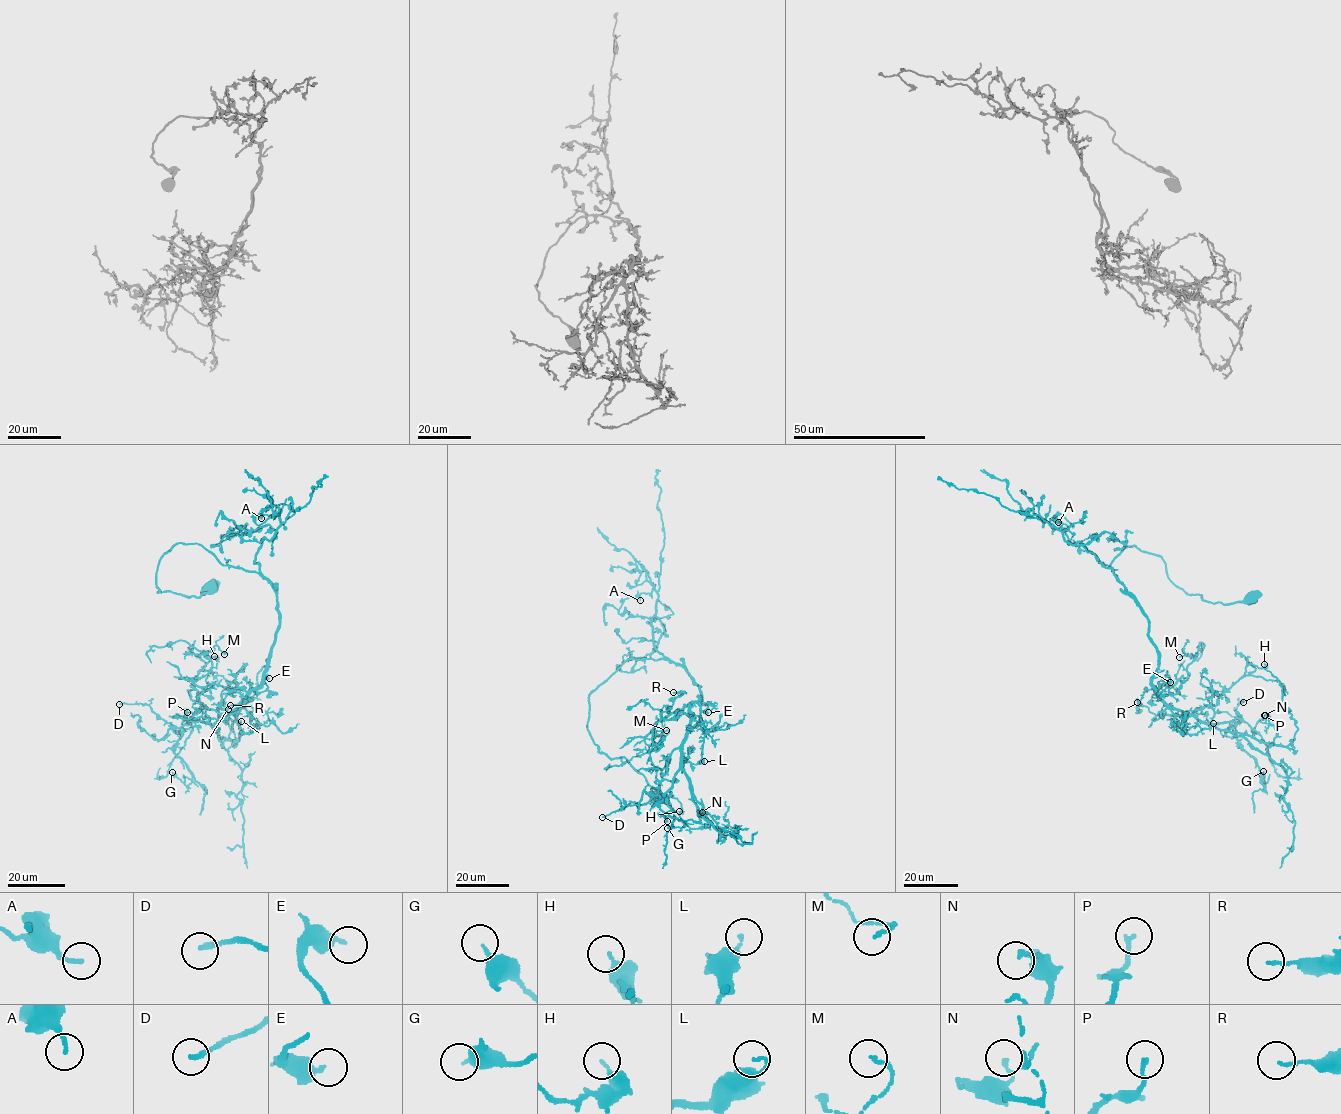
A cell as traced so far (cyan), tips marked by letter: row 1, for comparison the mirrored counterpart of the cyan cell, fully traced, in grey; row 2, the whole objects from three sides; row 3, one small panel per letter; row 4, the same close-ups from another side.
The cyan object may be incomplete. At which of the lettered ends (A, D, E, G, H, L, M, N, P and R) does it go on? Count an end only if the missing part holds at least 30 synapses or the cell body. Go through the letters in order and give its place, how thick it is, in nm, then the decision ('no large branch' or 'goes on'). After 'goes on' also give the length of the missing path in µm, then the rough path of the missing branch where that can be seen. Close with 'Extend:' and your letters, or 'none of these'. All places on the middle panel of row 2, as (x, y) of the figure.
A: at (640, 600); 150 nm thick; no large branch
D: at (602, 817); 200 nm thick; no large branch
E: at (708, 712); 320 nm thick; no large branch
G: at (667, 828); 320 nm thick; no large branch
H: at (679, 811); 200 nm thick; no large branch
L: at (704, 761); 110 nm thick; no large branch
M: at (666, 730); 110 nm thick; no large branch
N: at (702, 812); 130 nm thick; no large branch
P: at (667, 821); 160 nm thick; no large branch
R: at (673, 692); 110 nm thick; no large branch
Extend: none of these

